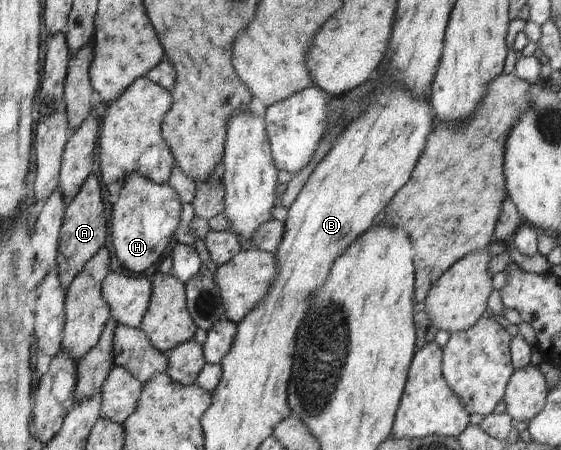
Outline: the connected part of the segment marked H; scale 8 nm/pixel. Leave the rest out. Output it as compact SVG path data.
M138 172L126 176L121 192L113 199L111 212L111 244L121 266L143 274L163 258L180 222L182 203L169 183L154 183Z

